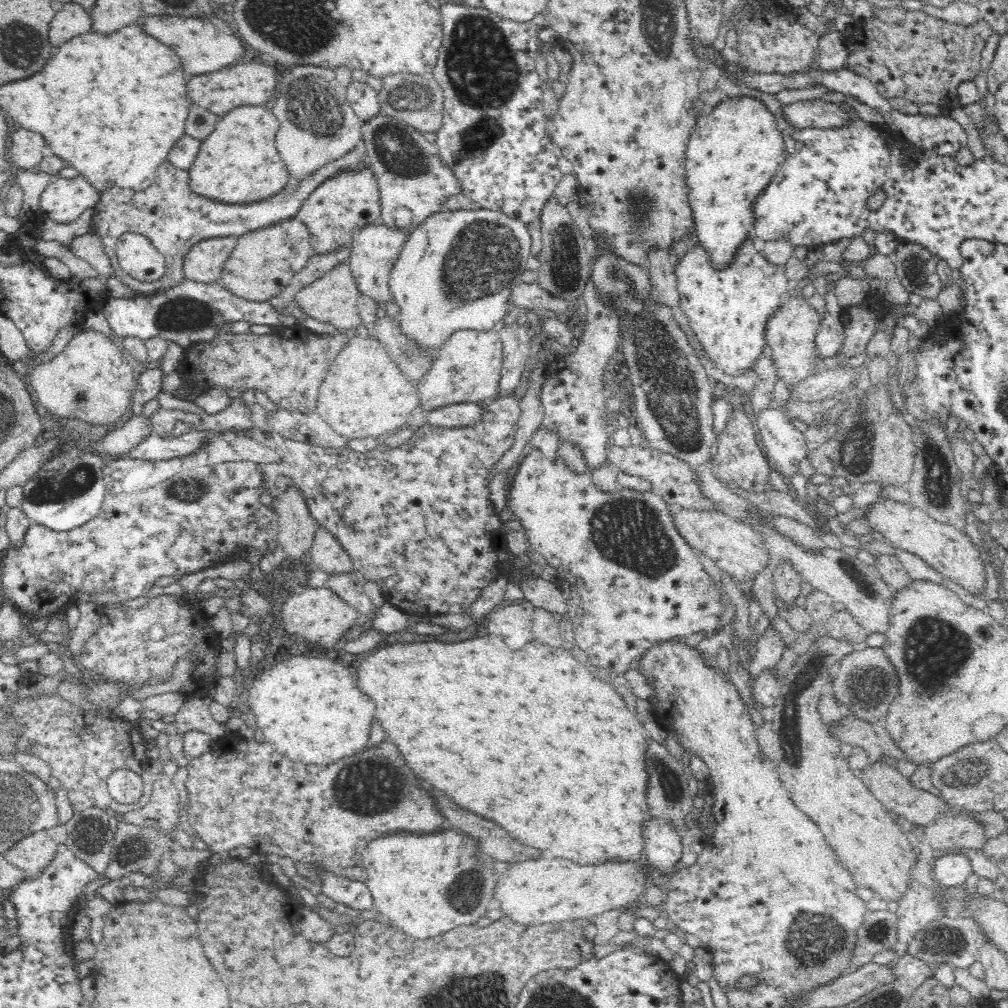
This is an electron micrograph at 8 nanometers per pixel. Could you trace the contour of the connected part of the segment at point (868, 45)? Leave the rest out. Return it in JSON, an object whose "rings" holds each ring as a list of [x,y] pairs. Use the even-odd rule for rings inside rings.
{"rings":[[[892,7],[870,22],[857,22],[851,34],[845,37],[849,50],[846,67],[872,81],[885,99],[898,96],[916,104],[930,103],[940,108],[954,108],[959,104],[959,85],[972,81],[978,75],[980,55],[992,33],[992,27],[982,19],[970,26],[953,27],[944,21],[928,18],[920,11],[906,12]]]}

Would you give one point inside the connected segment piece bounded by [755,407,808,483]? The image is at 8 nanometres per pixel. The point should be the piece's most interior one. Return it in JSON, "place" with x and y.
{"place":[786,446]}

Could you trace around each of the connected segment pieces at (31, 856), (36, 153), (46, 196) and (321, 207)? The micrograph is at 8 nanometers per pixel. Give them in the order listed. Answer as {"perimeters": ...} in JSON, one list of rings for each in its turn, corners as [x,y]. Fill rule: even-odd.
{"perimeters":[[[[24,837],[4,853],[6,861],[19,868],[24,880],[35,879],[48,868],[55,859],[57,844],[52,842],[32,842],[34,838]]],[[[16,127],[10,133],[10,154],[14,164],[22,169],[33,170],[38,167],[39,162],[44,158],[44,138],[36,132],[30,132],[25,128]]],[[[53,178],[41,194],[40,211],[59,224],[68,224],[84,217],[86,209],[94,210],[101,191],[86,178]]],[[[362,169],[357,173],[344,171],[313,190],[296,216],[310,233],[314,254],[330,254],[340,247],[349,246],[352,233],[380,221],[381,202],[376,177],[371,169]]]]}

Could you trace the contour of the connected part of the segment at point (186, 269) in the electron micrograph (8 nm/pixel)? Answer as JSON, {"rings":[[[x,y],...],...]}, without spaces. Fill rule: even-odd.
{"rings":[[[236,237],[201,239],[183,257],[183,273],[186,278],[199,283],[217,282],[224,263],[234,246]]]}

